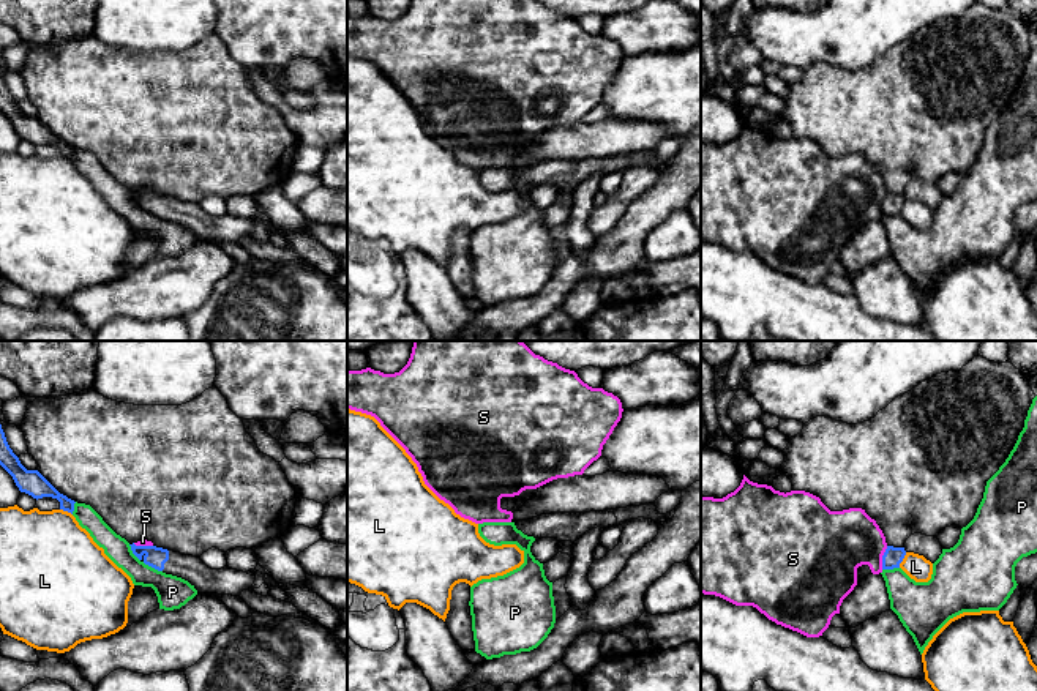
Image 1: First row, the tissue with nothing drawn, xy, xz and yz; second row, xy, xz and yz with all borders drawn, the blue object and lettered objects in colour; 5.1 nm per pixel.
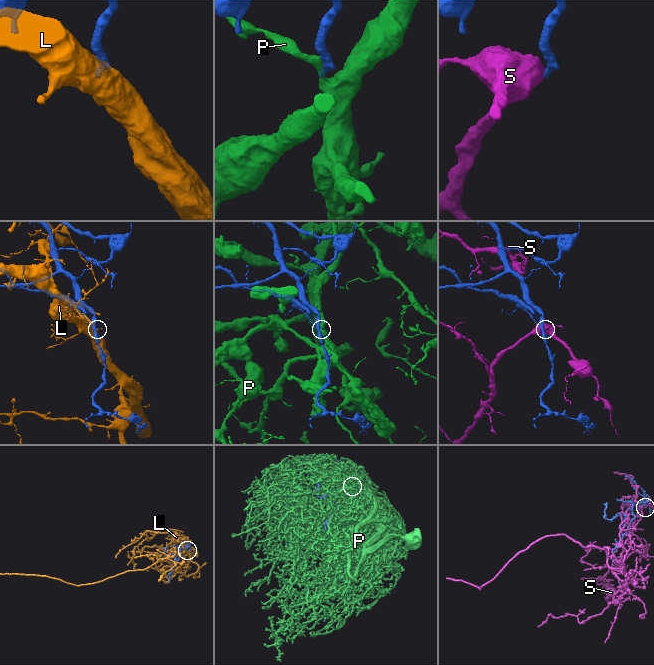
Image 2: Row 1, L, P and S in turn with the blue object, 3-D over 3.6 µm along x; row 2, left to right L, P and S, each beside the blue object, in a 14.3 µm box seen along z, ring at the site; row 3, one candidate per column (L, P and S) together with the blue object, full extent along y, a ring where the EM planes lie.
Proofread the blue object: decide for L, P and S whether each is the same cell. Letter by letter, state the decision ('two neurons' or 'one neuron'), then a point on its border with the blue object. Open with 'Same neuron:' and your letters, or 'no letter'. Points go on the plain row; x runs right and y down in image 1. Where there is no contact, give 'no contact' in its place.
Same neuron: no letter
L: two neurons; meets blue in yz at (902, 207)
P: two neurons; meets blue in xy at (152, 213)
S: two neurons; meets blue in yz at (883, 204)

